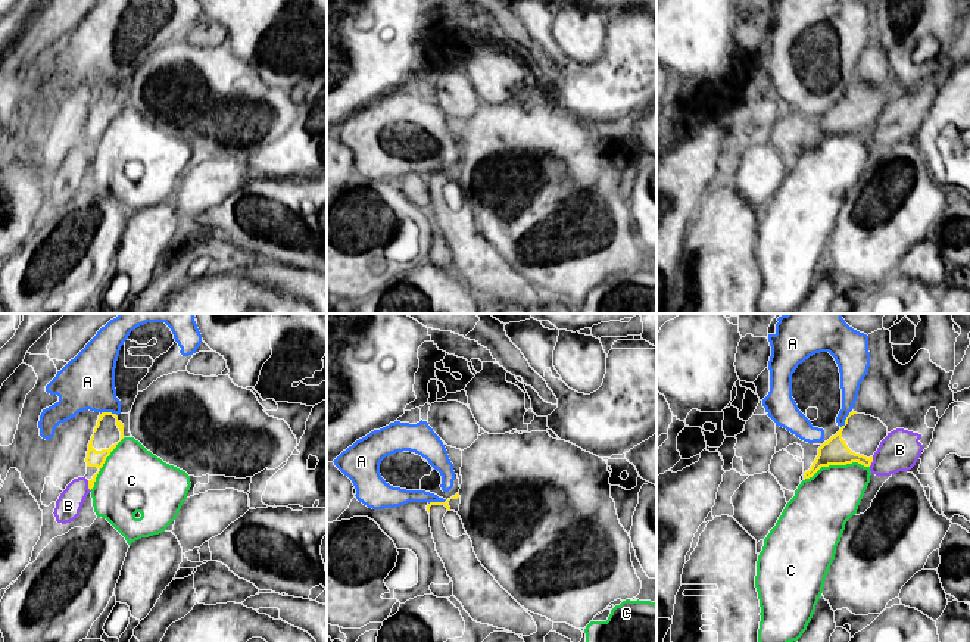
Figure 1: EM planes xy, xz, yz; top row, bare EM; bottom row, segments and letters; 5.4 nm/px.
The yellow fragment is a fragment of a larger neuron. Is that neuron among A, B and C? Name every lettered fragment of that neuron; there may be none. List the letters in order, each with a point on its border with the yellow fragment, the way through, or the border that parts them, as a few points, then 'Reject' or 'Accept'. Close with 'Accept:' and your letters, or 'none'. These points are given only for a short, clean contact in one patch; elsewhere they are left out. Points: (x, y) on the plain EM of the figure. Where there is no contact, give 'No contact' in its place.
A: Touches yellow at yz (847, 89). Reject
B: Touches yellow at xy (89, 156). Boundary: xy (87, 150), (90, 161). Reject
C: Touches yellow at yz (836, 134). Reject
Accept: none

